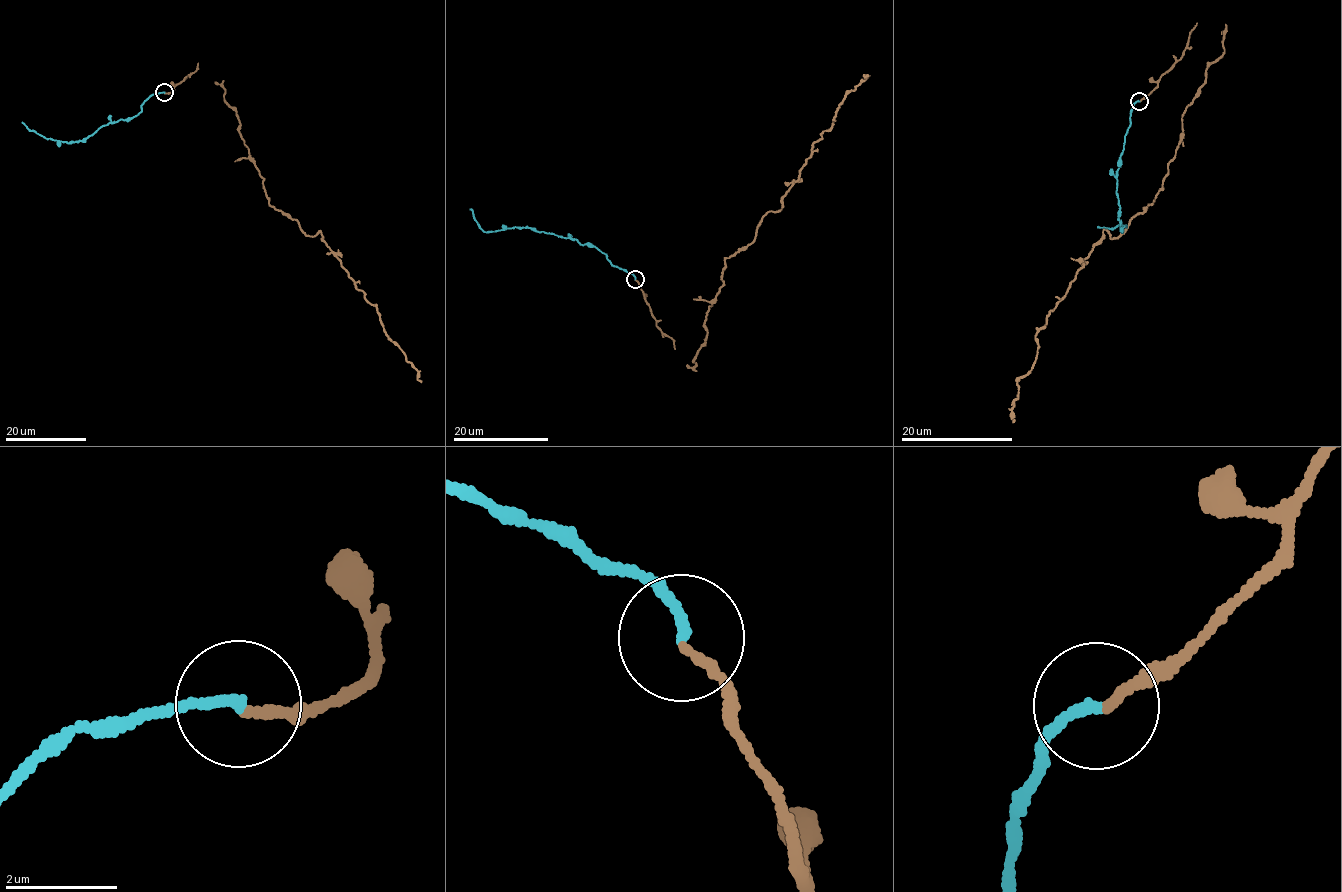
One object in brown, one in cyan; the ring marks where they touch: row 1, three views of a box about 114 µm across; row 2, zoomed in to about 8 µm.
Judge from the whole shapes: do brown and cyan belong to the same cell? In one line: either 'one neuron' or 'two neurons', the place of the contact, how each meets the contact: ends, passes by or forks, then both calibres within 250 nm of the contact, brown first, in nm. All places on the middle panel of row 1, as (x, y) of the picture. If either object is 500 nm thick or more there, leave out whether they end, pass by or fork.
one neuron; place (635, 279); brown ends; cyan ends; calibres 160 and 190 nm

